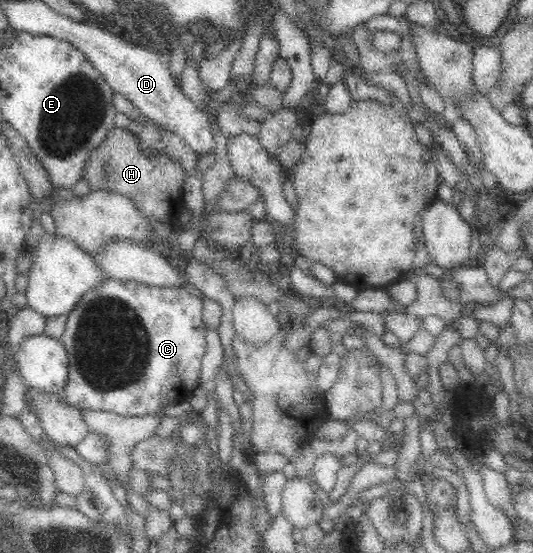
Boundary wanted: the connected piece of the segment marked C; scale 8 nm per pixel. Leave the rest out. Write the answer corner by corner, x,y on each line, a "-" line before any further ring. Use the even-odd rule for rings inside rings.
104,279
89,288
67,315
62,344
69,360
61,394
80,412
108,412
124,417
142,417
162,408
188,401
199,388
202,360
206,356
209,330
202,320
203,299
193,289
145,285

